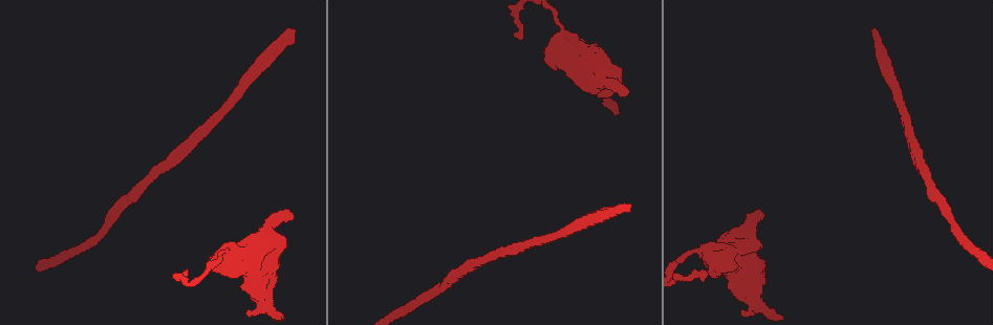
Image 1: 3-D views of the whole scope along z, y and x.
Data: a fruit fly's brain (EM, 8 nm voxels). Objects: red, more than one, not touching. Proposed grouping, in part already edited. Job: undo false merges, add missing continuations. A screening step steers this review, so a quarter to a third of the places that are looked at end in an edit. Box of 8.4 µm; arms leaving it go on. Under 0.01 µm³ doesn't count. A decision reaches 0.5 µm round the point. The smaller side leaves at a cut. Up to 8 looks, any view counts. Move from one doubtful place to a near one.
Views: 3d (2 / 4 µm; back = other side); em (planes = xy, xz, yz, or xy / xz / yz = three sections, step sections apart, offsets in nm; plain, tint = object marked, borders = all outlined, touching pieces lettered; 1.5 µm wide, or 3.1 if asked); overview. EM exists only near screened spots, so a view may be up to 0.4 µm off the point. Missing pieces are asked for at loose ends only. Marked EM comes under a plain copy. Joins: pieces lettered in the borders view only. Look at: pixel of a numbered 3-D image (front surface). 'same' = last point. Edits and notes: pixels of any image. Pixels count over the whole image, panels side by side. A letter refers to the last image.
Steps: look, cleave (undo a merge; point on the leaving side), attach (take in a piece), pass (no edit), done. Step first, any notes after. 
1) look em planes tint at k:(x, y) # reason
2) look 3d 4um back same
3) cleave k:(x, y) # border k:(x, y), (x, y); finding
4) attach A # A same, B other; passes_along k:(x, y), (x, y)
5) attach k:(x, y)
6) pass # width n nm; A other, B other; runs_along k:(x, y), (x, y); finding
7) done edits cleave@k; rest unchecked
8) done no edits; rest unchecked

look 3d 2um back at 1:(872, 28) # free end

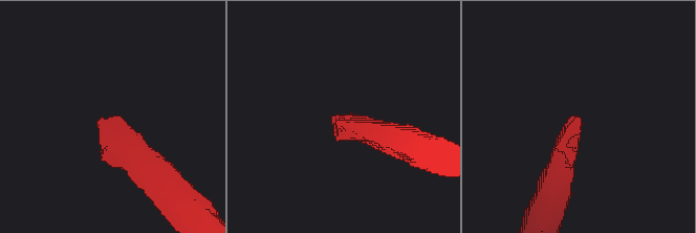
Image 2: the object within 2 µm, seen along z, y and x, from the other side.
look em planes borders at 2:(333, 116)

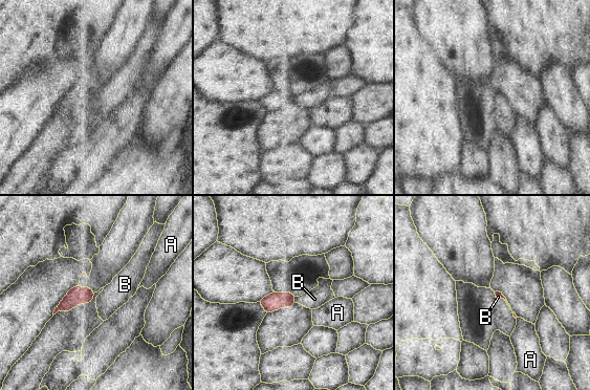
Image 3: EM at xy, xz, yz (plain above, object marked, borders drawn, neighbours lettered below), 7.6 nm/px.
attach B # A other, B same; the neuron continues

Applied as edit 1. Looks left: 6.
look em xz step 8 borders at 1:(763, 216) # free end

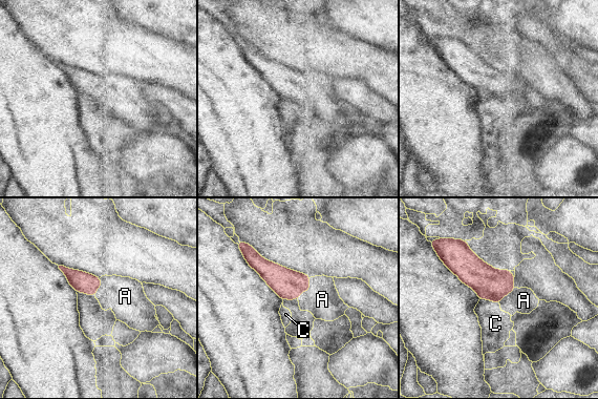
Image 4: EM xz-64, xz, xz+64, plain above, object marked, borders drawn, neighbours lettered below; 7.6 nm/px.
look em planes borders same # another direction

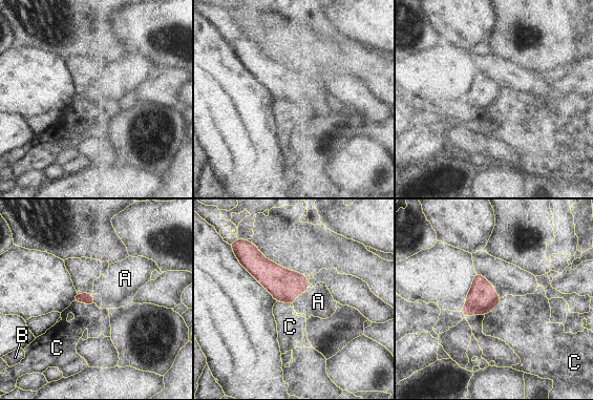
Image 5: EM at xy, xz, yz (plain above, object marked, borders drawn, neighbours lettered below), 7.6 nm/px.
attach A # A same, B other, C other; passes_along 5:(284, 285), (301, 292), (318, 301); the neuron continues

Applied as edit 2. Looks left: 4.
look overview # see it whole again

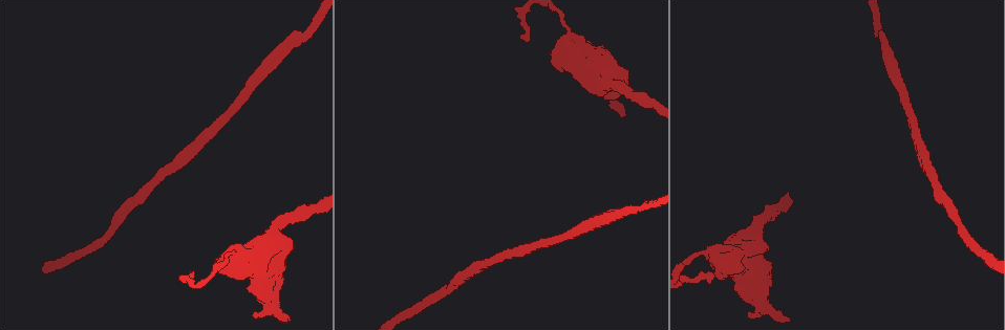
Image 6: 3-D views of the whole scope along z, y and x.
look 3d 2um at 6:(254, 313) # free end

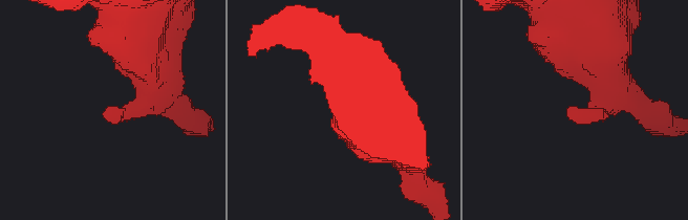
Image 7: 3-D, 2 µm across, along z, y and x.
look em xz step 4 tint at 7:(109, 109)

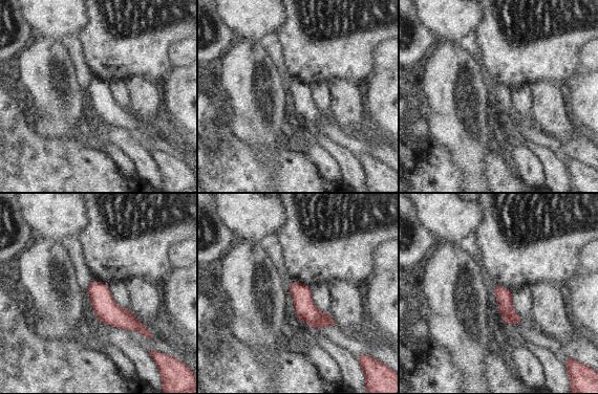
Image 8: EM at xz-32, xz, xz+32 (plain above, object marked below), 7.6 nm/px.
look em xz step 4 borders same # what lies round it

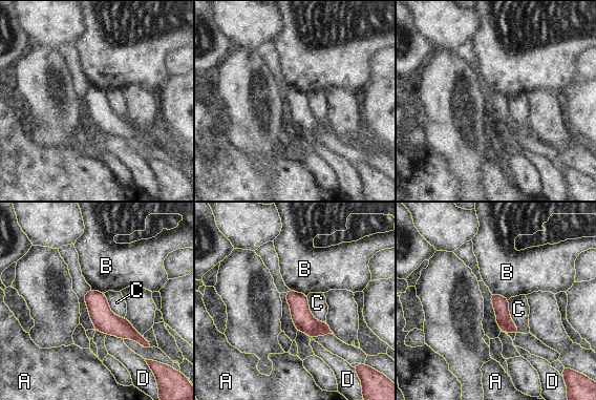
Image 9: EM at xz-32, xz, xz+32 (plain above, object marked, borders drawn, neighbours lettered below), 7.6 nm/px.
pass # longest_contact C 260 nm; A other, B other, C other, D other; none of them fits

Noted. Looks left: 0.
done edits attach@3, attach@5; rest unchecked

